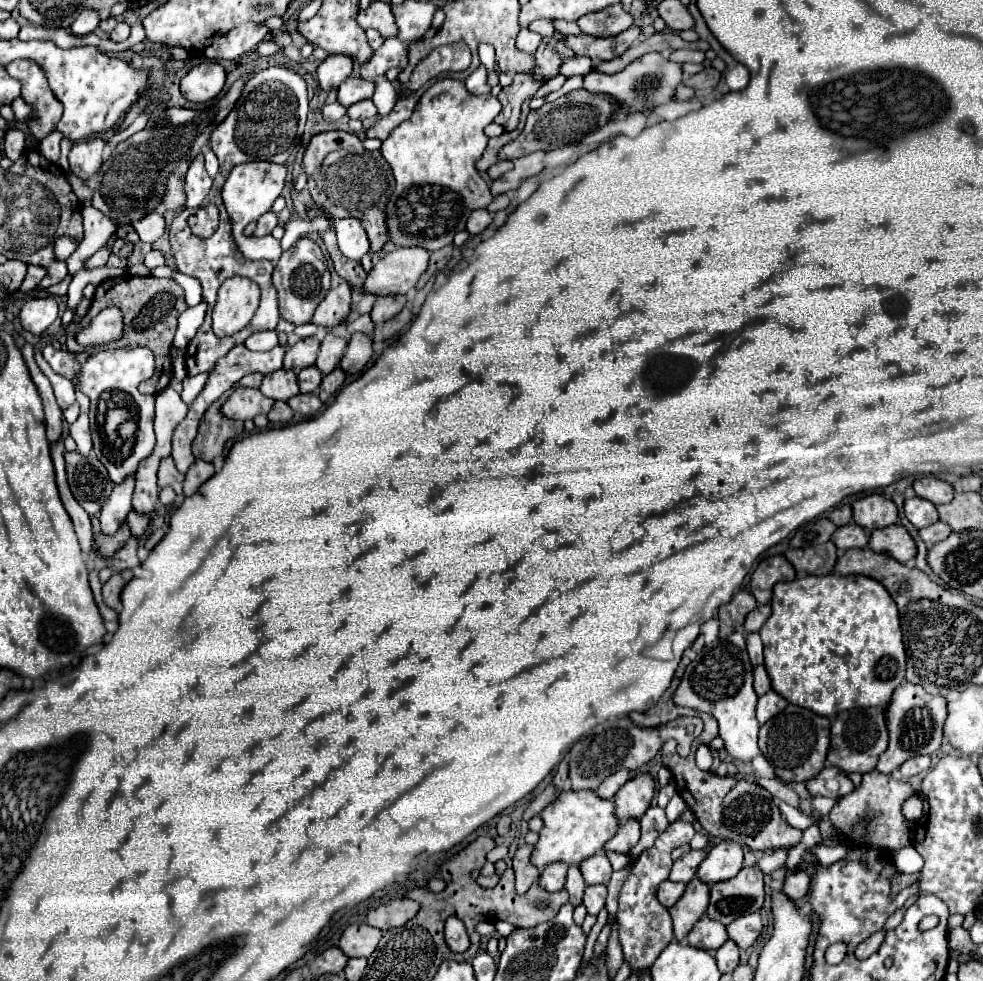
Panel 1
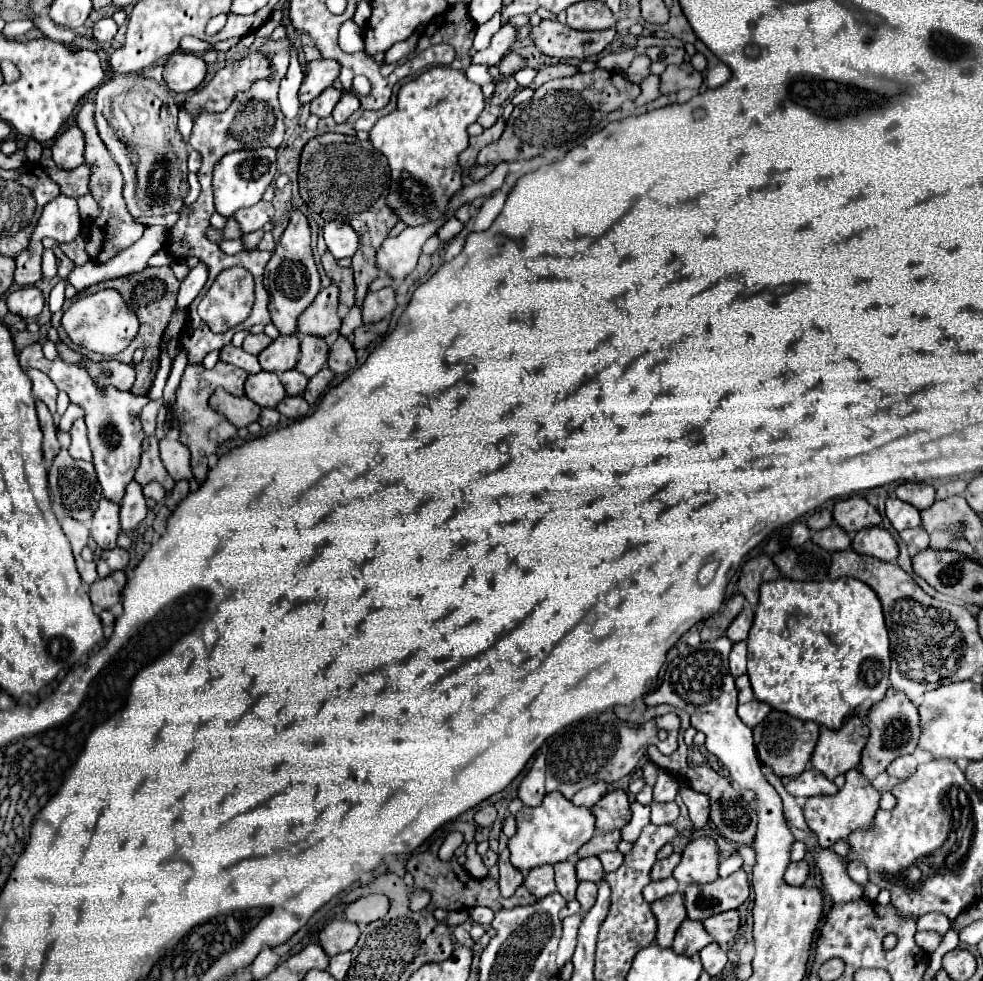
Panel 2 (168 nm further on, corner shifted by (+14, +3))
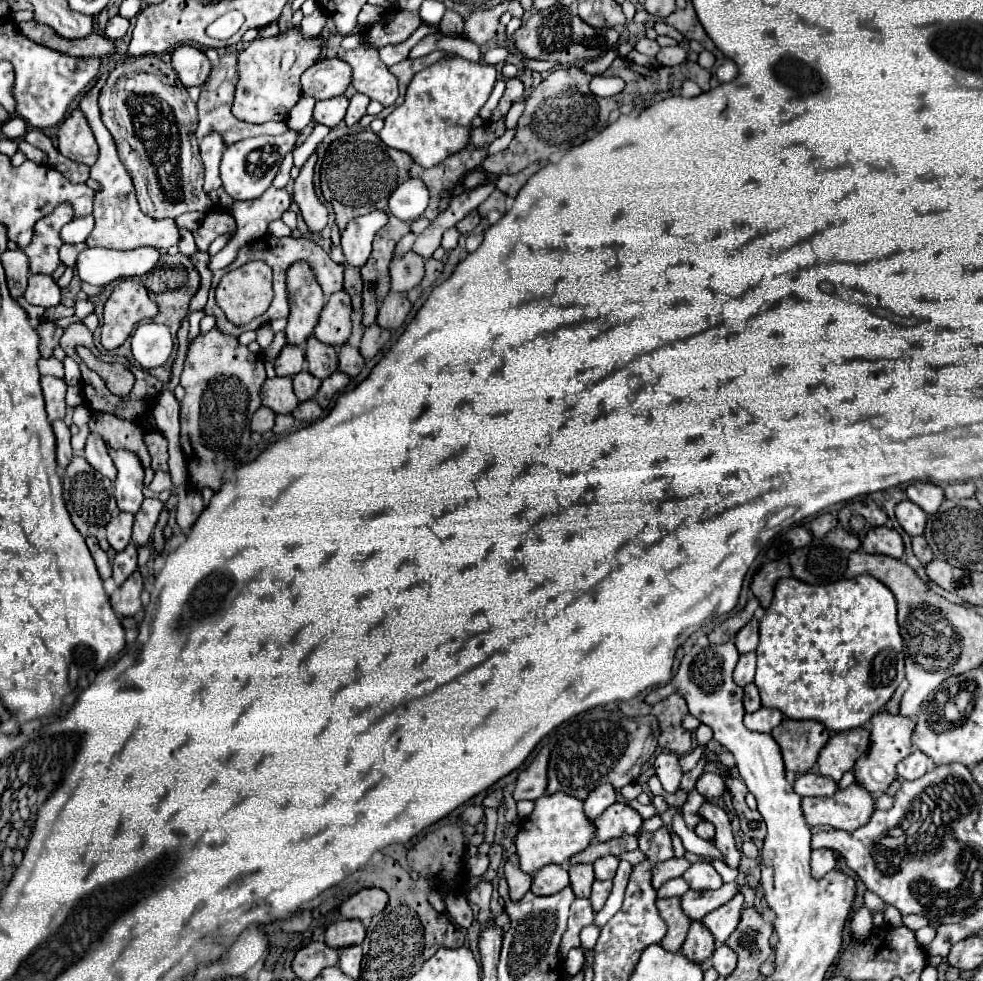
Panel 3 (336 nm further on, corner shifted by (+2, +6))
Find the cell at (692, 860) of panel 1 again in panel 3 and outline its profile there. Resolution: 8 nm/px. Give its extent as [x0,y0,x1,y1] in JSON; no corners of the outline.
[652,858,690,890]

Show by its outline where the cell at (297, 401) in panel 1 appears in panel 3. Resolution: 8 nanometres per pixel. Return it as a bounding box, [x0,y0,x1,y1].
[292,400,322,424]

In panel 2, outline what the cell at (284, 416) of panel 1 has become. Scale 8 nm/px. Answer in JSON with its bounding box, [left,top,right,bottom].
[258,407,280,429]

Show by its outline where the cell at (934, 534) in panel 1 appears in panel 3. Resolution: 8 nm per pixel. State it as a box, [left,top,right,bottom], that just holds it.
[912,536,932,564]

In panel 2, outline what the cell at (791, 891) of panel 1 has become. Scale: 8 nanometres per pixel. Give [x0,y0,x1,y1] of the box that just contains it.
[784,861,808,887]

